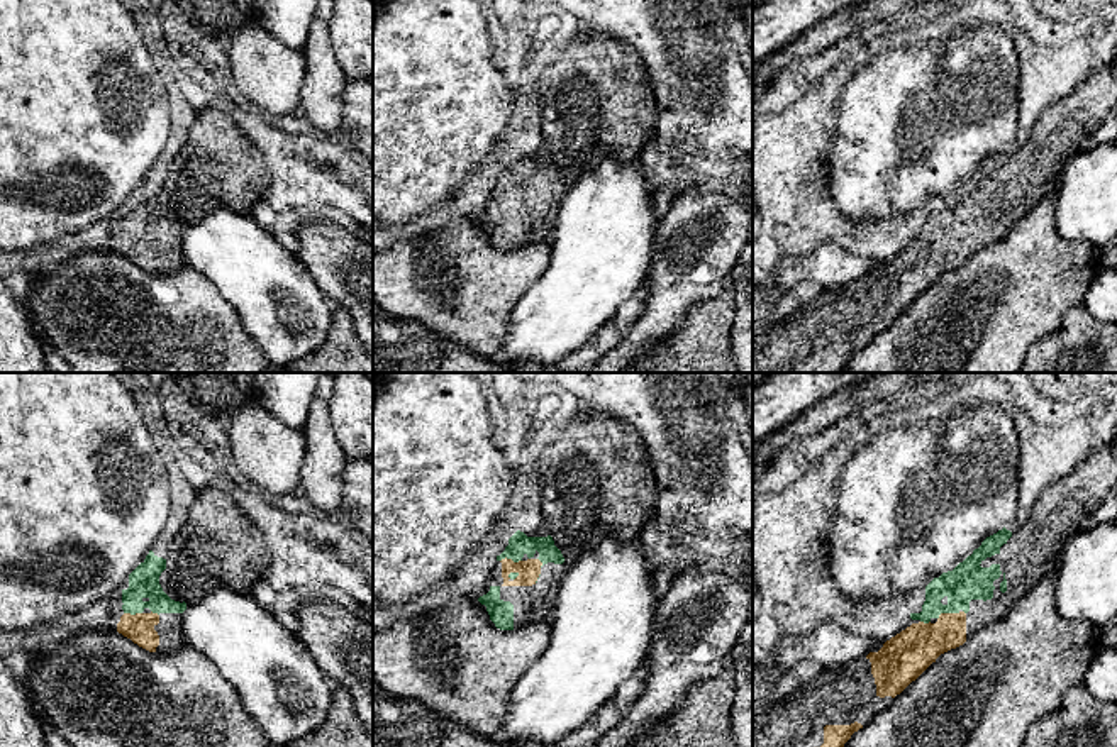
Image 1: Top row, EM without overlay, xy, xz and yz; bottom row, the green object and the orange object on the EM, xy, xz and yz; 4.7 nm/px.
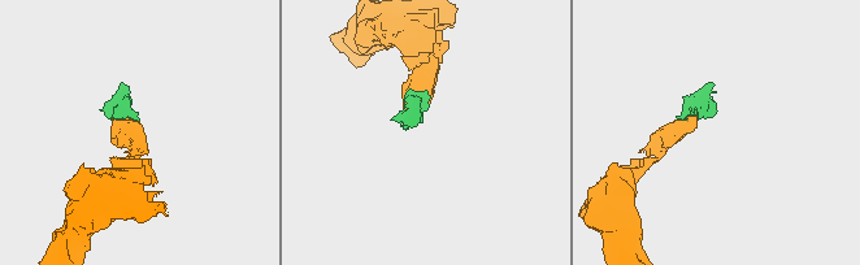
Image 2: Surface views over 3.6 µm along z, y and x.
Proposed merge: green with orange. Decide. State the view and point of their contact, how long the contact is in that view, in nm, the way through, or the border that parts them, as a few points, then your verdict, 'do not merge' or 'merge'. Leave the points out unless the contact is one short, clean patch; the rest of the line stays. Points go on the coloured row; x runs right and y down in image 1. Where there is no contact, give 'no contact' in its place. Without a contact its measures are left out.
meets green in yz at (948, 612); contact 120 nm long; runs through yz (968, 580), (948, 612), (912, 651); merge

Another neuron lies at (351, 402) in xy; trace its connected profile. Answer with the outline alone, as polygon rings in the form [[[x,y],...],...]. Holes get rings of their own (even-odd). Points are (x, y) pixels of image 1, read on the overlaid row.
[[[368,373],[334,374],[329,415],[347,459],[373,456],[373,378]]]

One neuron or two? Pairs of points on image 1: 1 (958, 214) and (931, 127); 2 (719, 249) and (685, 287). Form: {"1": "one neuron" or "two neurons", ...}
{"1": "two neurons", "2": "one neuron"}

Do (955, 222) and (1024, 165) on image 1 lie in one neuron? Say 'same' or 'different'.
same

